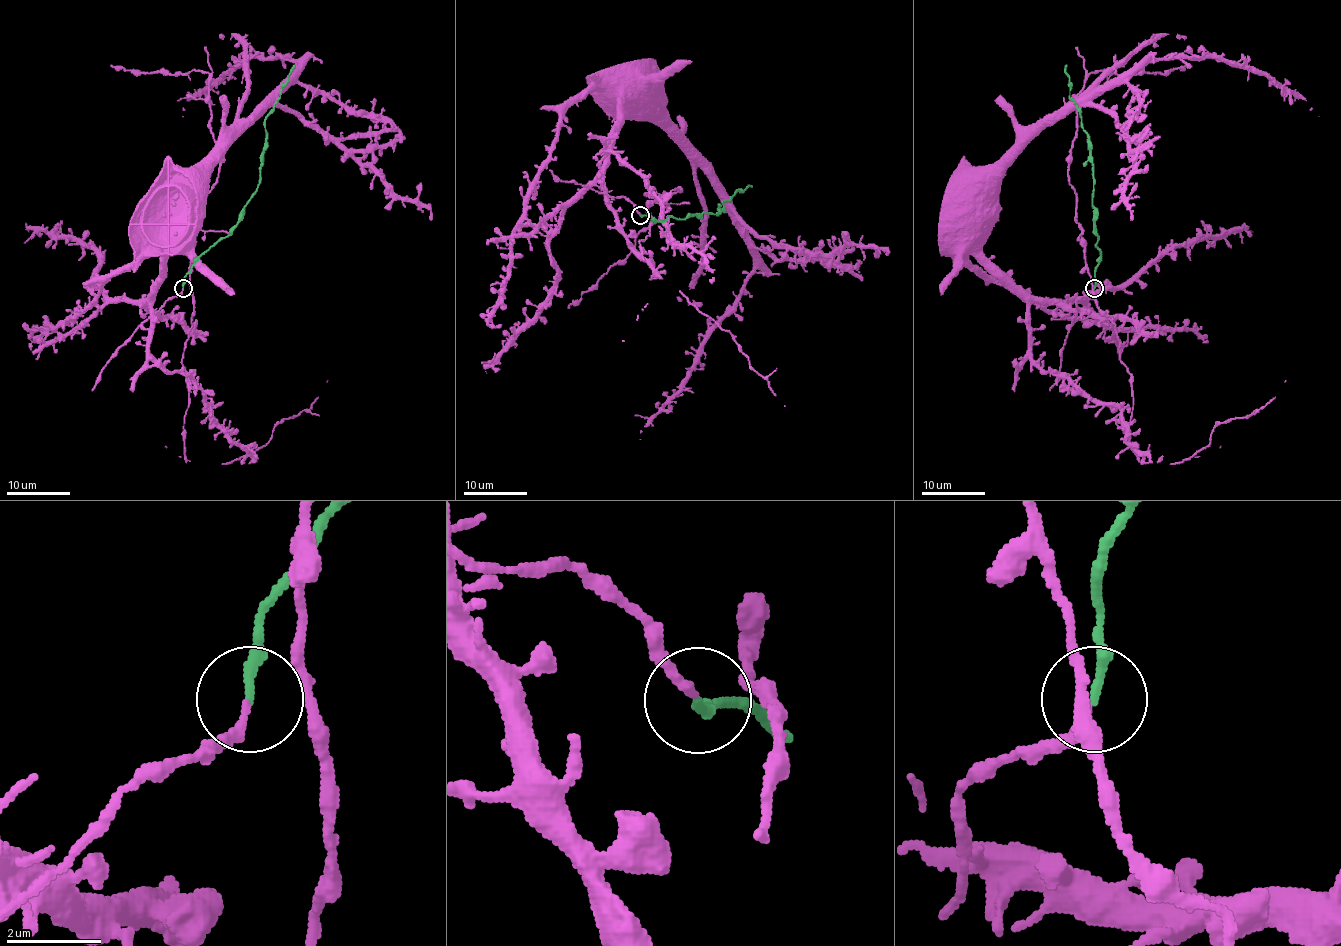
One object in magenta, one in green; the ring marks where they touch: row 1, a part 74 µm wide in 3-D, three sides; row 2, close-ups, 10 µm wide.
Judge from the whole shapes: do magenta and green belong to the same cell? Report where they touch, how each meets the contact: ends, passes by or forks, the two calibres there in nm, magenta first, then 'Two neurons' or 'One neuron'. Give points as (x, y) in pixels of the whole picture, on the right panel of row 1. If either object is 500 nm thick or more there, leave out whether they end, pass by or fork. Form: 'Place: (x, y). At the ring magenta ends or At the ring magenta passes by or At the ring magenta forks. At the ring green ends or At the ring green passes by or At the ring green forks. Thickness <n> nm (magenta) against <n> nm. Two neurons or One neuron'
Place: (1094, 288). At the ring magenta passes by. At the ring green ends. Thickness 140 nm (magenta) against 190 nm. One neuron

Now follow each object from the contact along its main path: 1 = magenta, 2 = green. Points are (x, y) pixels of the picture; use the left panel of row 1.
1: (182, 288), (156, 312), (147, 305), (189, 181), (295, 75), (295, 62), (240, 64), (191, 95), (182, 116)
2: (183, 288), (183, 277), (191, 266), (231, 231), (257, 187), (264, 155), (265, 116), (294, 65)

